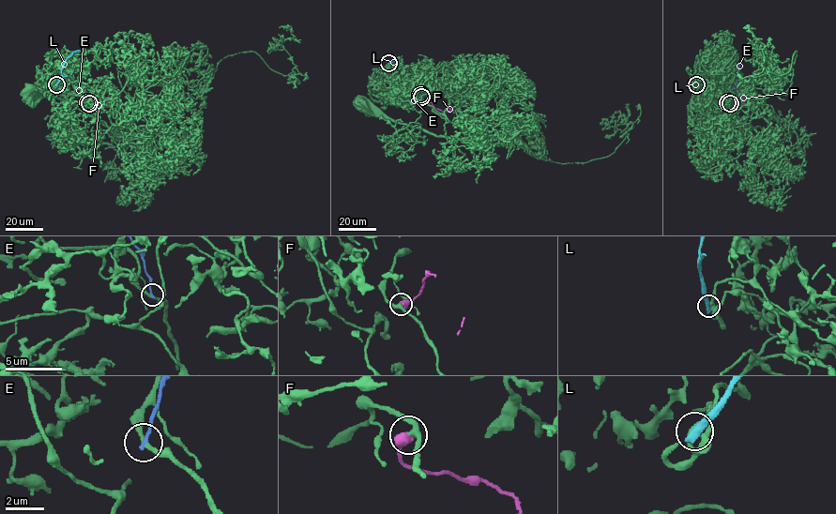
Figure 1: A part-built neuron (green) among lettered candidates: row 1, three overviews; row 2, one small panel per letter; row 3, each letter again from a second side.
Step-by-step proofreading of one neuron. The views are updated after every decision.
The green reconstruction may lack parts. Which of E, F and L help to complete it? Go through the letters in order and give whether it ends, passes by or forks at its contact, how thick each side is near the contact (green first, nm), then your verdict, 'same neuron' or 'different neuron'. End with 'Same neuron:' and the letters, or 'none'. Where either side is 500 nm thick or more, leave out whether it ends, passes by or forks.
E: it ends; calibres 240 and 220 nm; different neuron
F: calibres 280 and 550 nm; same neuron
L: it ends; calibres 220 and 480 nm; different neuron
Same neuron: F

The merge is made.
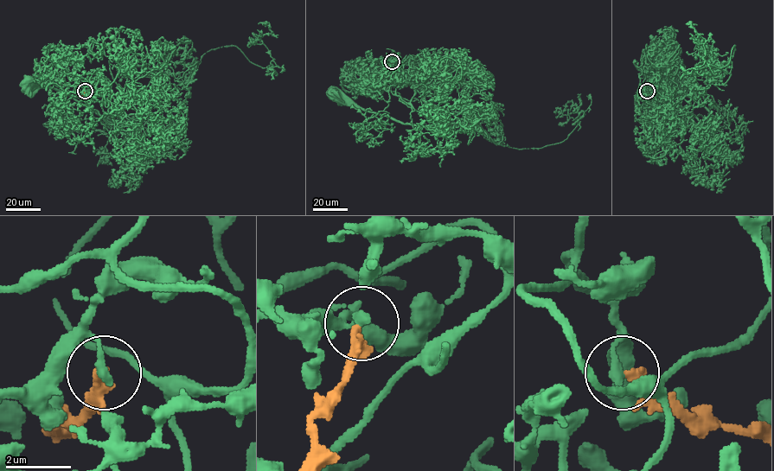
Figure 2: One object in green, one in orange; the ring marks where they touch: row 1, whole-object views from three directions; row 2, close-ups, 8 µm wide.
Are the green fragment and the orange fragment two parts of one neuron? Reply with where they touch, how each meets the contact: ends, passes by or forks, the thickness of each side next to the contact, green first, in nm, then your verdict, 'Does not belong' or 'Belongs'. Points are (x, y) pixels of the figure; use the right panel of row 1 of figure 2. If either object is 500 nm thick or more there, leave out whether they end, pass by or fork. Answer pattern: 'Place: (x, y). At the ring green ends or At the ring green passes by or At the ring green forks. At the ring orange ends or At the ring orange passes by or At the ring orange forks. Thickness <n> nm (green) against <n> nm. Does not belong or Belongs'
Place: (647, 91). At the ring green passes by. At the ring orange passes by. Thickness 220 nm (green) against 240 nm. Does not belong

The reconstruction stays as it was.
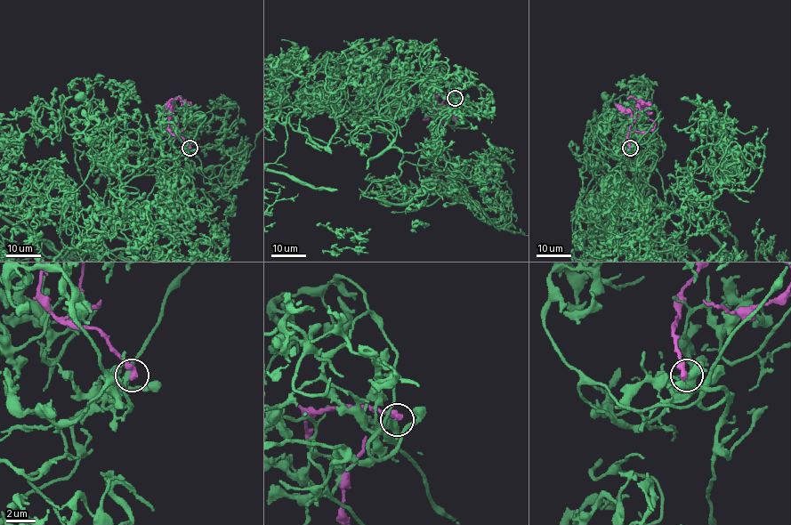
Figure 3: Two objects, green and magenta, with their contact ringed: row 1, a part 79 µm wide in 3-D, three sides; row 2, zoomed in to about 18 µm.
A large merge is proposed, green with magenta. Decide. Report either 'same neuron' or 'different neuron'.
different neuron

